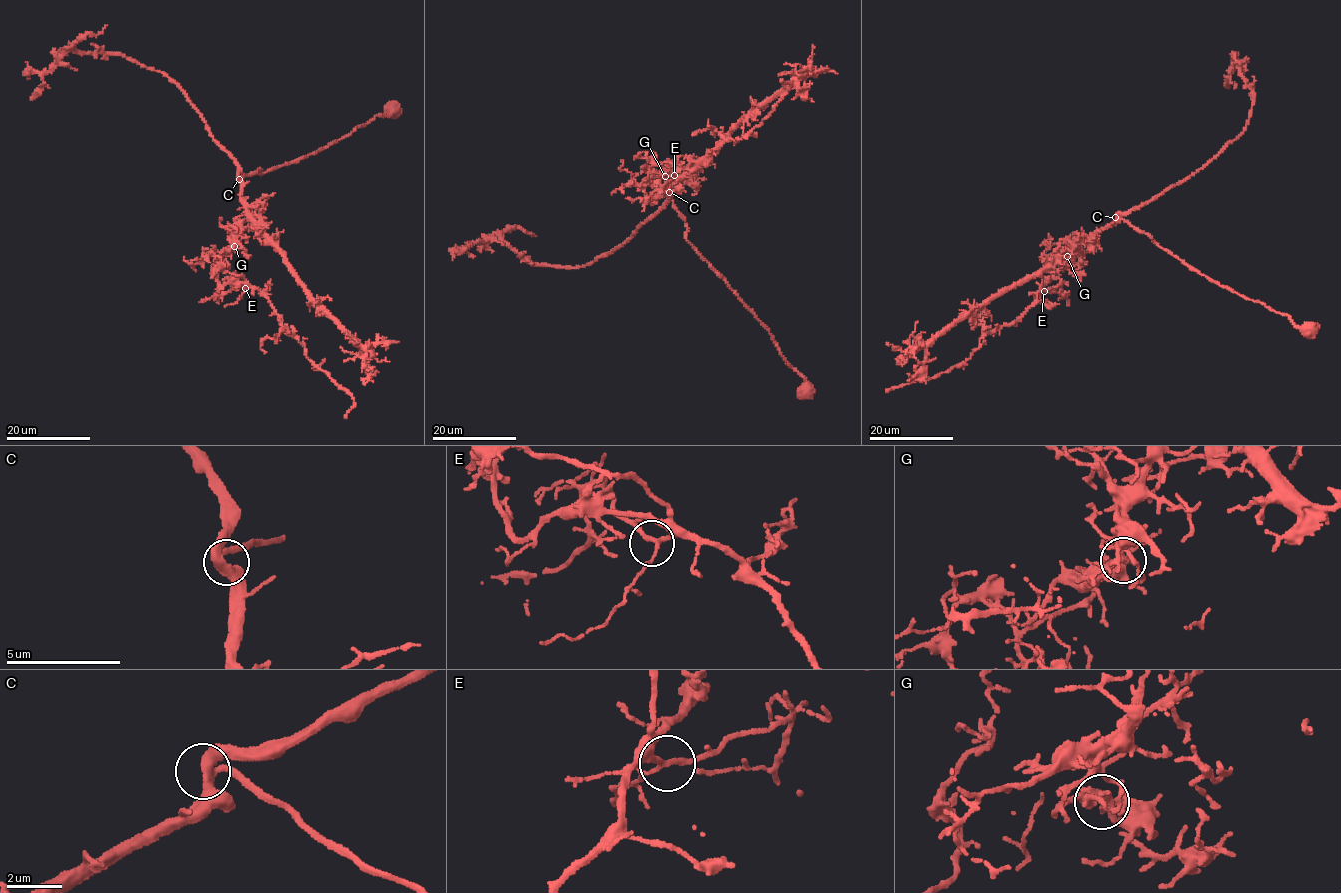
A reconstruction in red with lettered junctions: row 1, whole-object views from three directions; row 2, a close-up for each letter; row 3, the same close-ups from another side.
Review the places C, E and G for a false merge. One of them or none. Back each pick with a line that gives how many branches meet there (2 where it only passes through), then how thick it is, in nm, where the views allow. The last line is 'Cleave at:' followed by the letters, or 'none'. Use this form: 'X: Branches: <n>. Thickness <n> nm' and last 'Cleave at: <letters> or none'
G: Branches: 2. Thickness 140 nm
Cleave at: G

